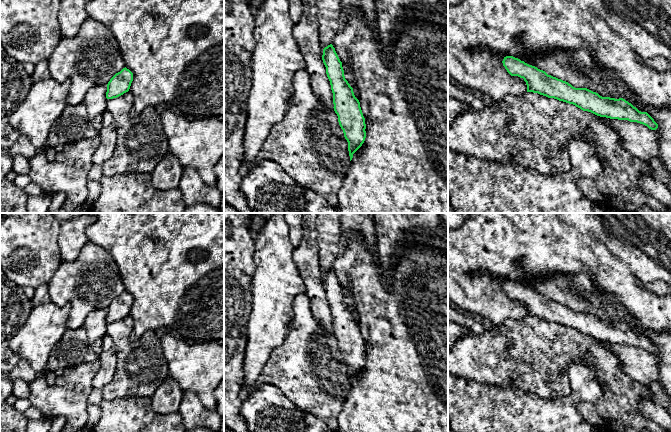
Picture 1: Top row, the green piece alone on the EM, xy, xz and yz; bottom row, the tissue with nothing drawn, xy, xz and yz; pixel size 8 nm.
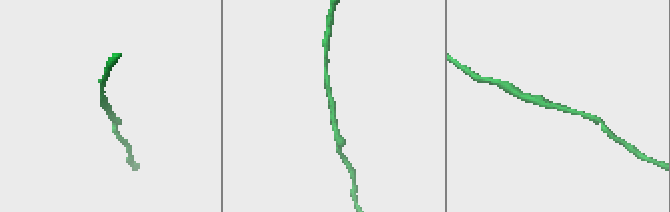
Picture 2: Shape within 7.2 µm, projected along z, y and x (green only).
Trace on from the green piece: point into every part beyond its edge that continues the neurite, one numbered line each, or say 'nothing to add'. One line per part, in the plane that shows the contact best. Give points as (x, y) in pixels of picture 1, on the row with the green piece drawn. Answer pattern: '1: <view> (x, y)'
nothing to add

